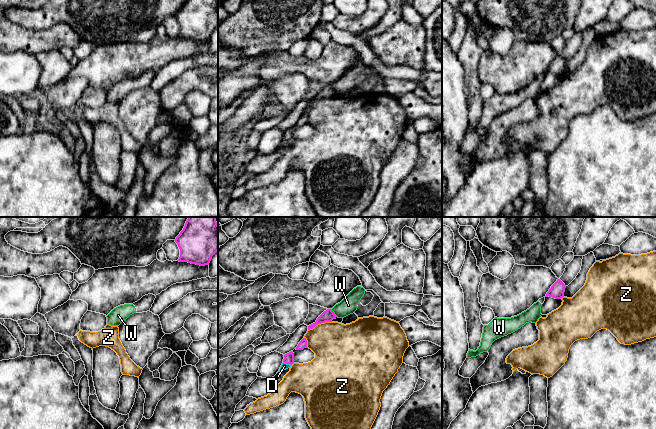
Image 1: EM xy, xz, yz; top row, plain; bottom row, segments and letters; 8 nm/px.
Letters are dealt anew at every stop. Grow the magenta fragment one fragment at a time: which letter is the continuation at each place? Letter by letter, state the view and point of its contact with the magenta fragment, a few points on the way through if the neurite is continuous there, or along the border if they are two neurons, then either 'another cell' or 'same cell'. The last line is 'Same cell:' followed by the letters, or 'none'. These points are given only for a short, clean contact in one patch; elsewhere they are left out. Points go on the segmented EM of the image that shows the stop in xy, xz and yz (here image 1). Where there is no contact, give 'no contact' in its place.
D: xz (287, 363) | along xz (283, 361), (291, 365) | another cell
W: xz (333, 313) | along xz (330, 309), (337, 316) | another cell
Z: xz (319, 323) | another cell
Same cell: none

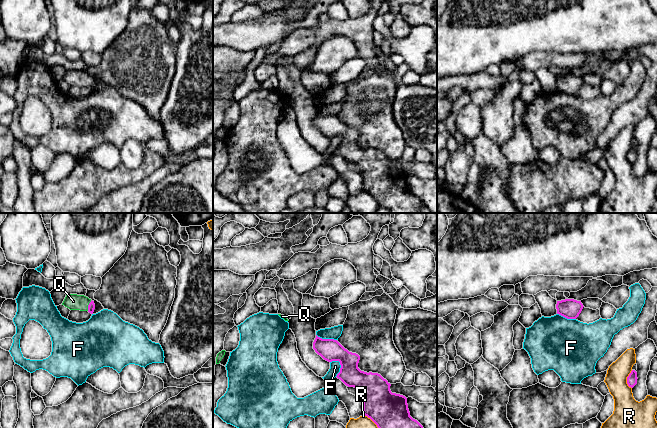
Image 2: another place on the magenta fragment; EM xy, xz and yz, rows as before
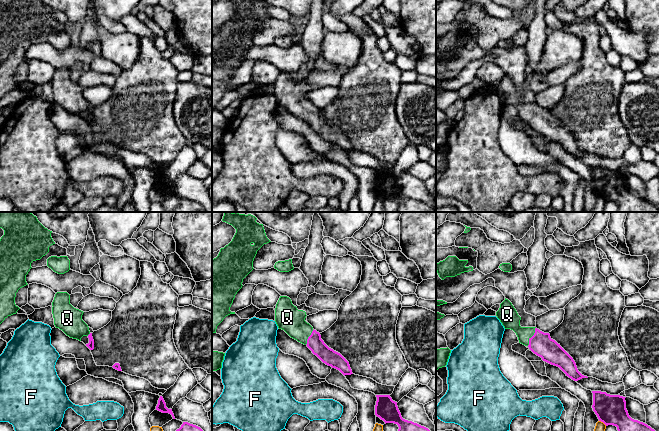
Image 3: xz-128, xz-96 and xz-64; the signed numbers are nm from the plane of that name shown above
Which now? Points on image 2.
F: xz (341, 366) | another cell
Q: xy (88, 305) | across xy (91, 306), (88, 305), (73, 301) | same cell
R: yz (627, 379) | another cell
Same cell: Q

